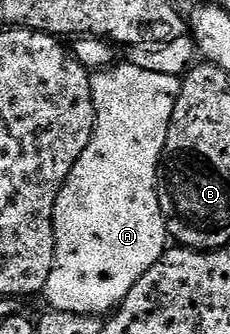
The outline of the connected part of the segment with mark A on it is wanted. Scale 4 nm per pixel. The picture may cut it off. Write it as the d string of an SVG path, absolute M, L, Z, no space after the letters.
M127 60L121 61L121 66L113 64L107 70L99 70L92 74L92 99L96 109L96 131L92 133L90 144L86 144L86 152L82 152L82 156L78 156L66 184L60 189L58 200L54 204L54 216L52 217L54 240L56 241L54 268L50 272L50 280L46 280L42 291L43 297L48 297L47 305L51 309L89 316L104 316L115 311L130 292L130 288L134 288L134 284L138 284L138 280L142 280L142 276L146 276L146 272L150 272L150 268L154 268L157 260L162 257L165 250L169 249L170 239L158 200L156 177L160 175L160 164L164 156L164 145L168 139L170 120L174 112L174 104L180 95L180 83L181 79L177 76L166 76L162 72L146 72L146 68L138 68Z

